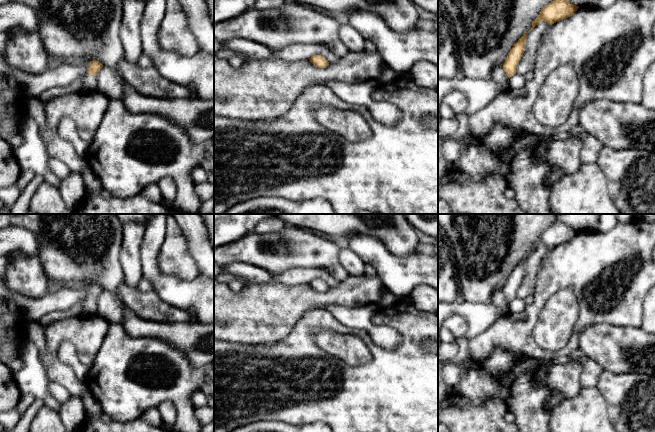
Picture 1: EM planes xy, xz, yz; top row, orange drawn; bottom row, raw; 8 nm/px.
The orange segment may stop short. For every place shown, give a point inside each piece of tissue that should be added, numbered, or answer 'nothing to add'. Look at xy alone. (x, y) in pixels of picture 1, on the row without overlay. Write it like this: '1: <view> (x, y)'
1: xy (90, 305)

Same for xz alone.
nothing to add

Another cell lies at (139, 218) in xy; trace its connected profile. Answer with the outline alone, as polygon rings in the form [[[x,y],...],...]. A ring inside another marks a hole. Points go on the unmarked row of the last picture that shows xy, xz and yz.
[[[115,214],[123,222],[145,223],[146,214]]]

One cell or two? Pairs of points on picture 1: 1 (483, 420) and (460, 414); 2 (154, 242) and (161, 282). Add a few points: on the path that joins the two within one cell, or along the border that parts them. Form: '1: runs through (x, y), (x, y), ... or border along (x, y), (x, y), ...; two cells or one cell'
1: runs through (477, 420), (466, 420); one cell
2: runs through (151, 252), (152, 272); one cell

